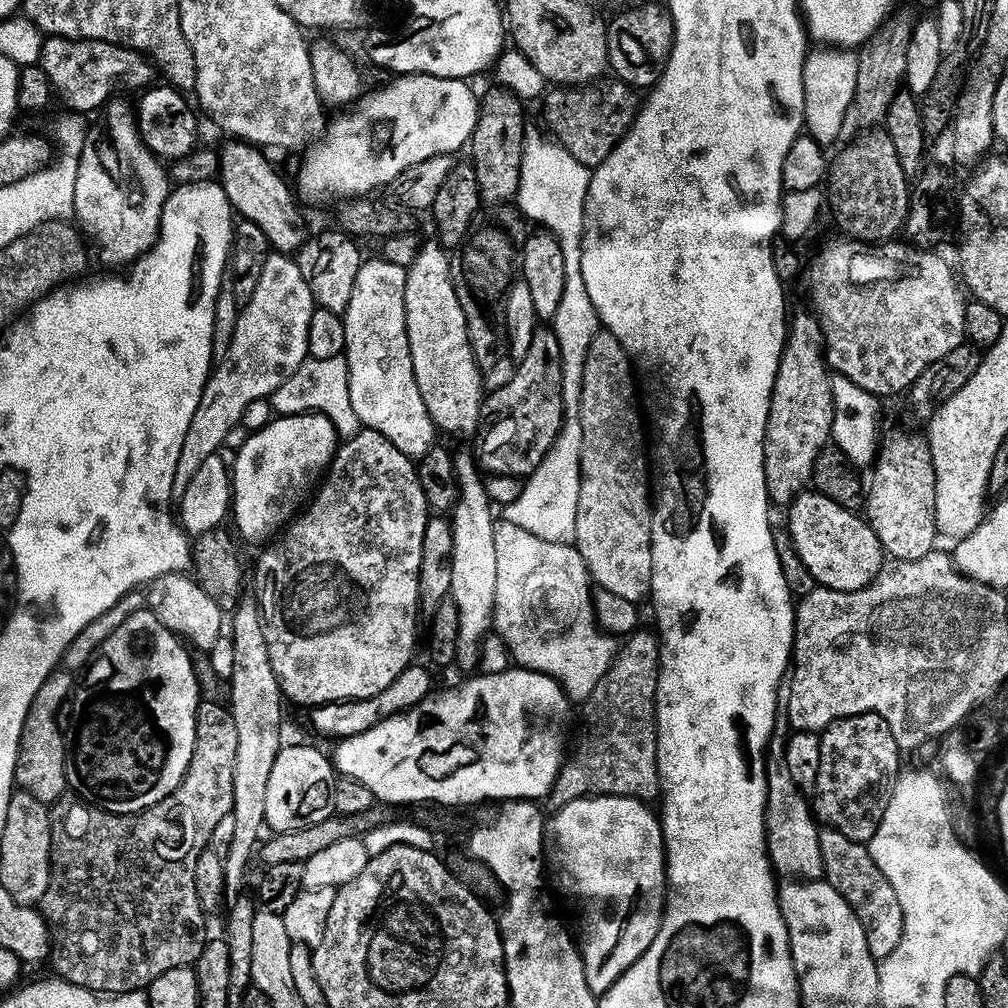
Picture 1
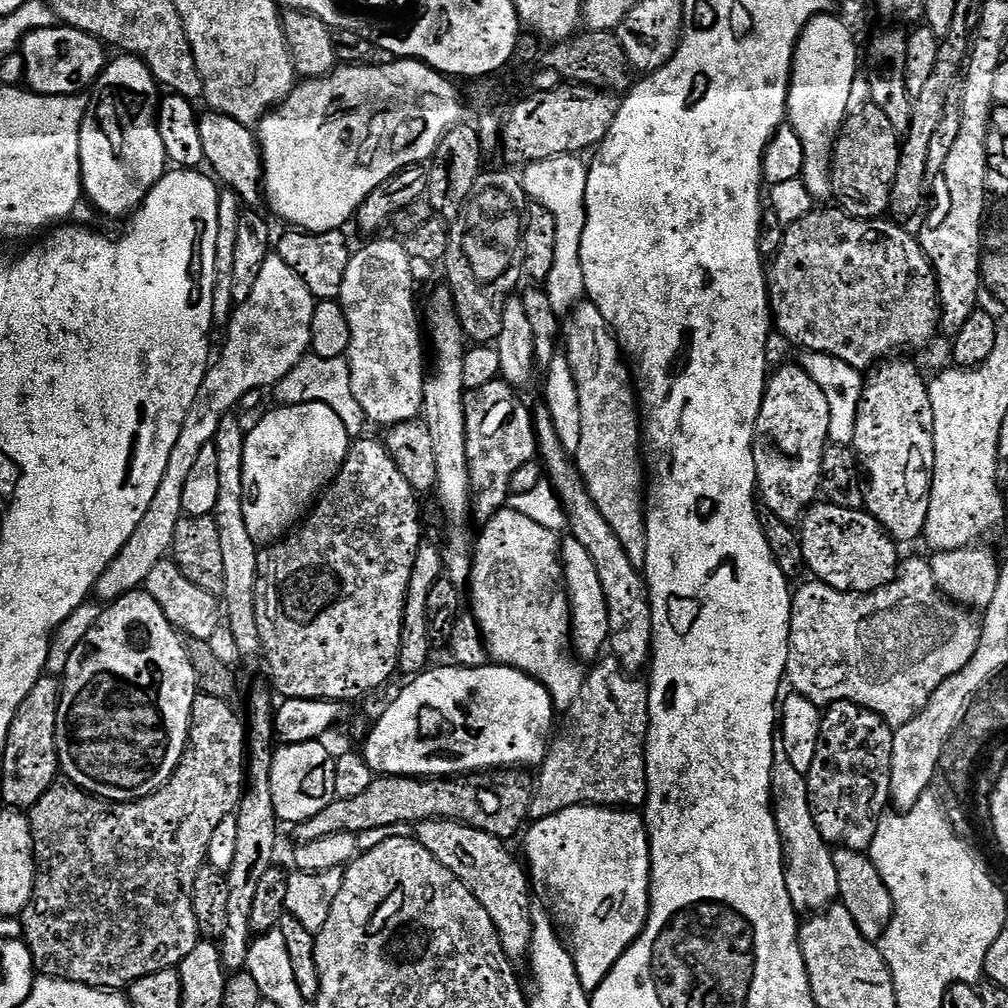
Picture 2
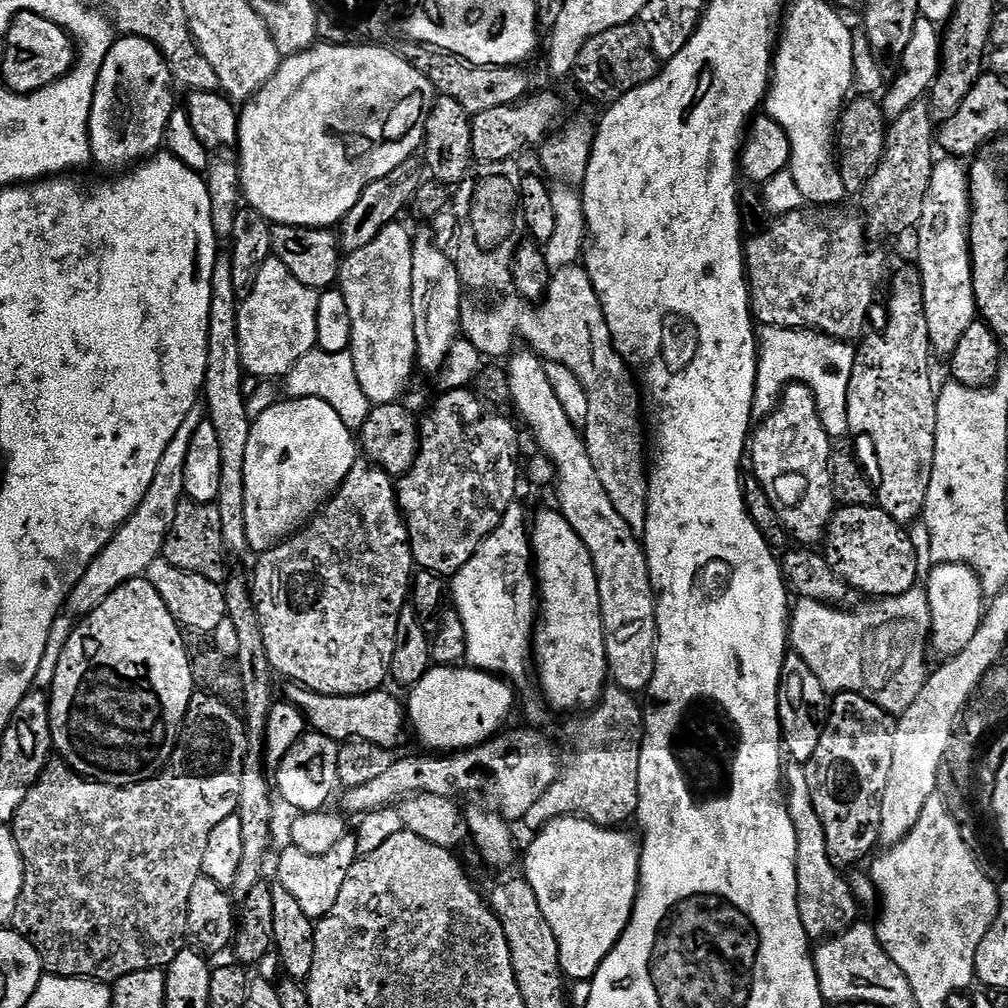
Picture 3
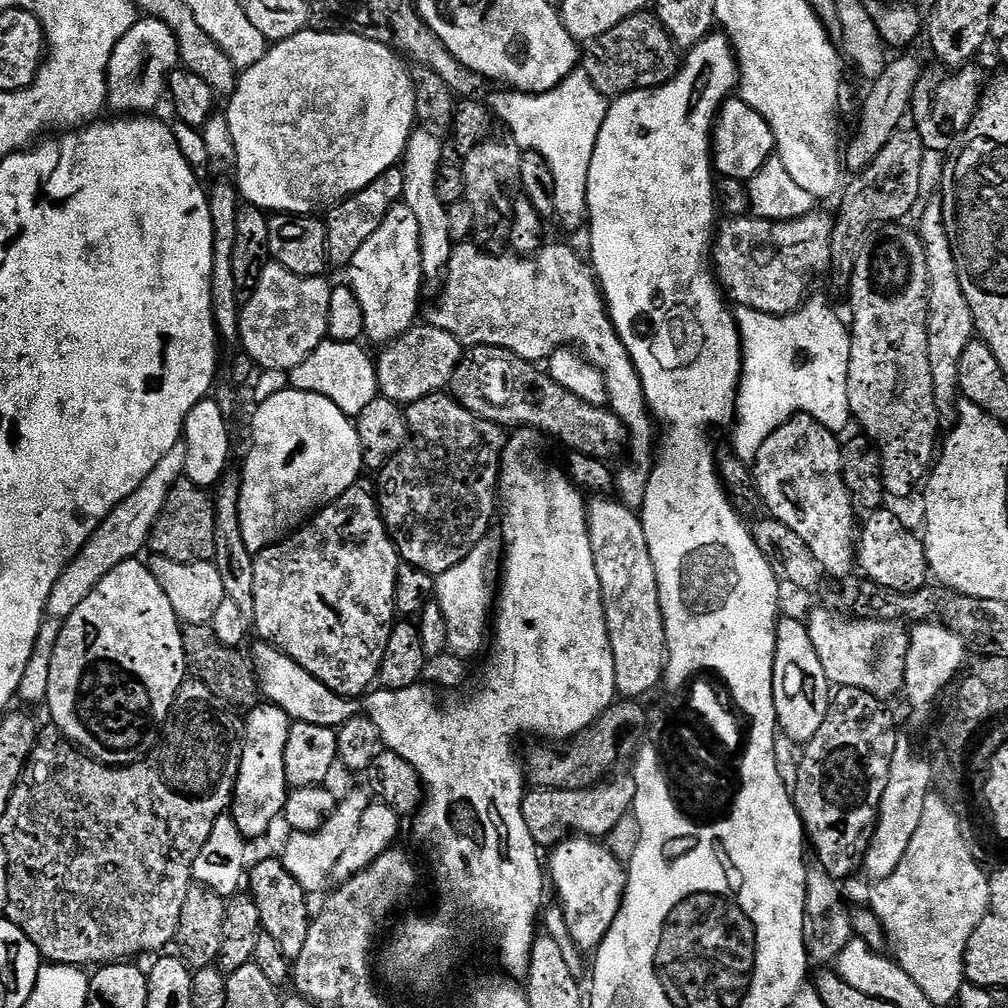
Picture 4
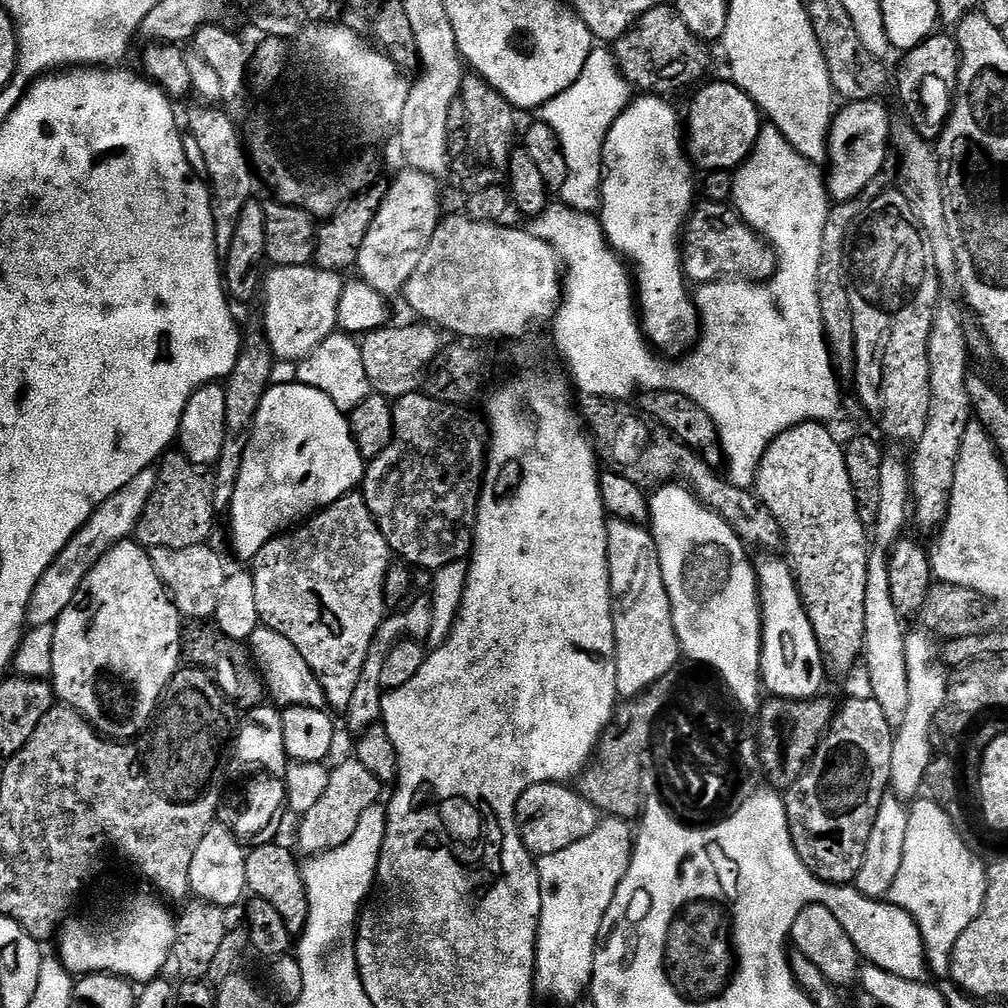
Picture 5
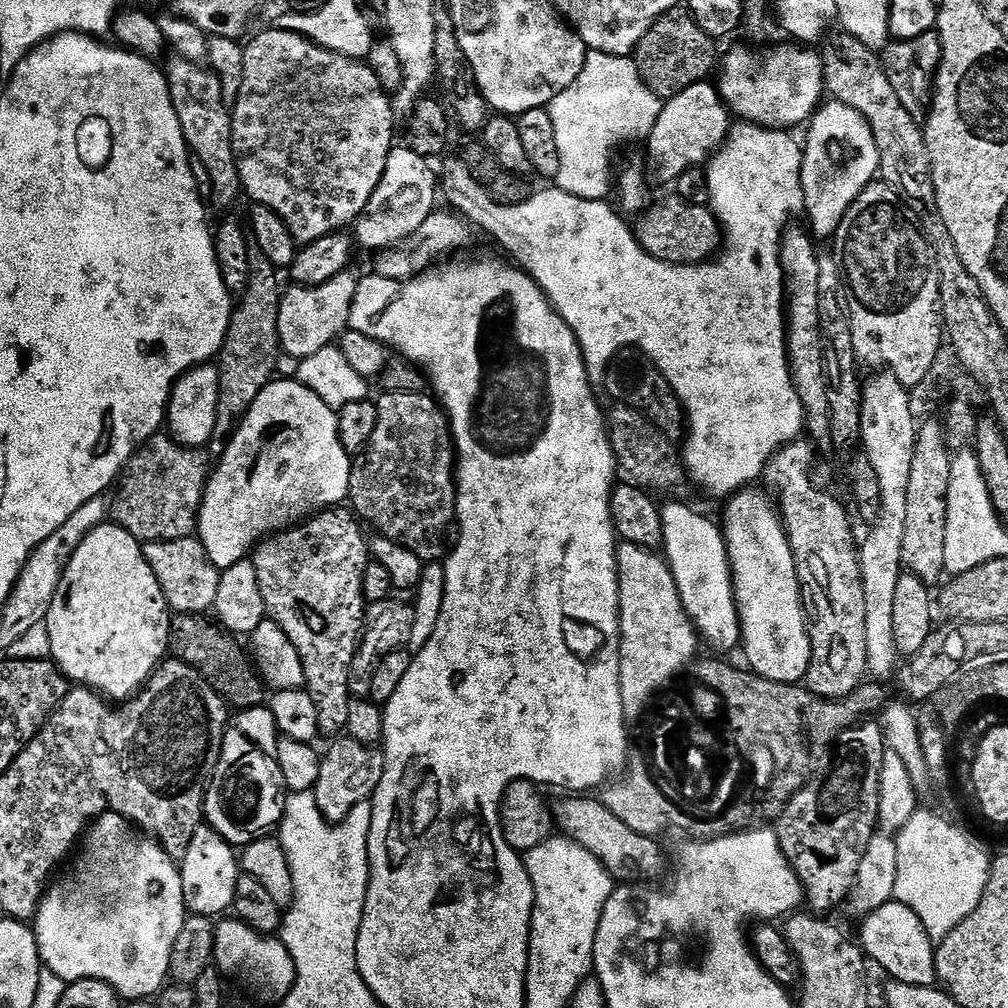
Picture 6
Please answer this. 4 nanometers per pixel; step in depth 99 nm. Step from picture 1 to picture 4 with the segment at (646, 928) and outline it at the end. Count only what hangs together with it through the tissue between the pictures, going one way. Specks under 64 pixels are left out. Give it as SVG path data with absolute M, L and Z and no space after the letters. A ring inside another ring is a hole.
M569 838L563 840L555 848L551 849L546 860L546 876L550 881L550 888L556 891L560 913L564 915L568 940L575 944L581 953L591 953L606 938L610 926L620 909L620 903L624 897L624 885L626 883L626 868L617 860L613 852L608 851L603 843L592 838Z

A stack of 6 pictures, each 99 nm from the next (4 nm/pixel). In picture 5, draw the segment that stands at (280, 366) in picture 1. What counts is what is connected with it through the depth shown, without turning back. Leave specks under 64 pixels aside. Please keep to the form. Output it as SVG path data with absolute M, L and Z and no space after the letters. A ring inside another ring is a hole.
M315 266L273 267L271 271L262 280L262 335L272 347L273 357L277 361L305 360L324 339L337 331L345 277L342 278L340 272L322 270ZM155 467L147 468L142 470L142 474L138 474L138 478L126 482L126 486L122 490L118 490L118 494L106 498L106 502L99 504L96 507L96 513L79 528L74 534L74 538L70 538L70 542L54 558L54 562L48 567L46 574L42 574L42 578L34 590L32 601L28 604L27 623L29 625L55 624L56 619L62 614L62 610L66 610L66 606L70 604L74 594L79 590L88 571L115 544L122 543L135 533L136 524L142 518L156 489L156 473Z

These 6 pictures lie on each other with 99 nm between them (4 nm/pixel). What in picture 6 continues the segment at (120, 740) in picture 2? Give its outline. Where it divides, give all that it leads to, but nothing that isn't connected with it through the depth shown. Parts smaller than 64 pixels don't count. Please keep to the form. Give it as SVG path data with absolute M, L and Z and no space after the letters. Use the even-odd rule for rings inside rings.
M105 522L94 530L90 530L90 534L86 534L86 538L82 538L79 546L72 551L70 562L62 574L62 582L58 582L58 590L54 594L54 602L50 606L46 621L50 630L51 659L59 666L61 672L68 677L73 685L90 688L92 691L100 693L109 702L131 700L143 688L144 684L152 676L152 673L160 667L165 657L169 655L170 645L168 639L172 629L172 617L173 613L170 611L166 598L162 594L162 586L158 586L158 578L154 578L154 570L150 570L150 562L146 562L141 541L135 540L119 524Z

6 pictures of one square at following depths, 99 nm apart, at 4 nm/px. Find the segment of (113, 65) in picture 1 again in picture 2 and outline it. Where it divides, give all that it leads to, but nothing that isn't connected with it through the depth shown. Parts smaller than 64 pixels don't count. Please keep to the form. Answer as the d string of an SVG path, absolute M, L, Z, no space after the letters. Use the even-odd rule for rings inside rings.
M67 26L39 28L33 32L27 32L18 48L19 54L25 60L24 80L37 96L78 96L87 93L104 73L104 65L110 59L109 53L106 54L104 51L106 51L106 45L103 40L99 40L97 36L91 36L89 32Z

